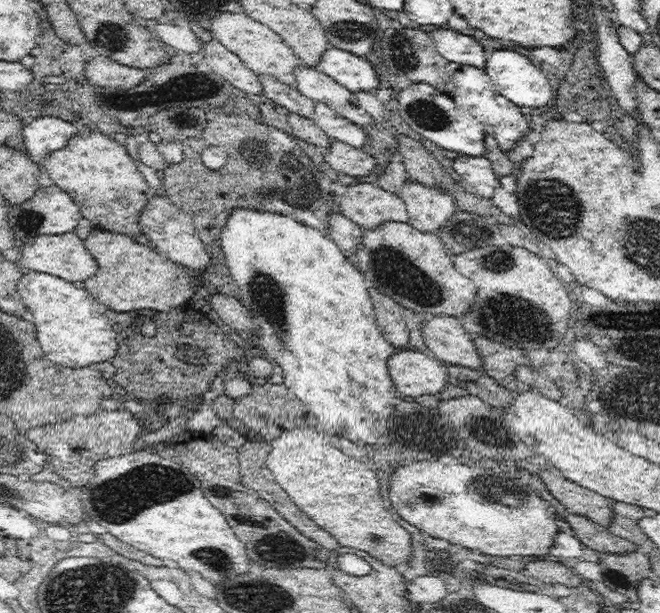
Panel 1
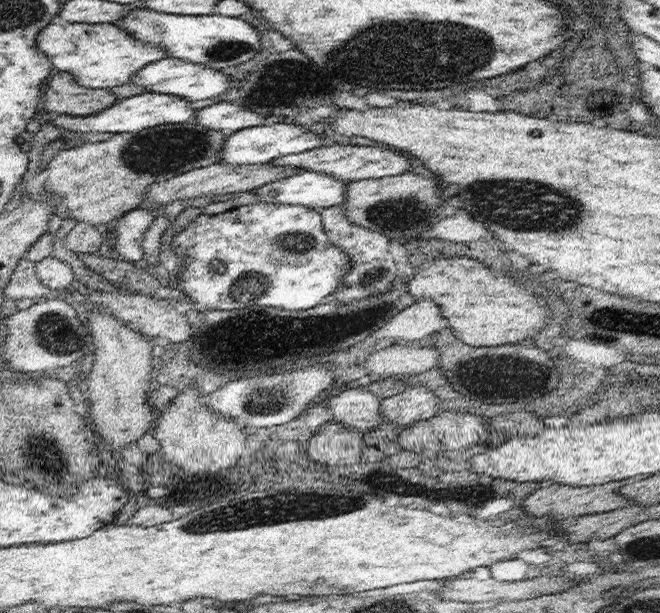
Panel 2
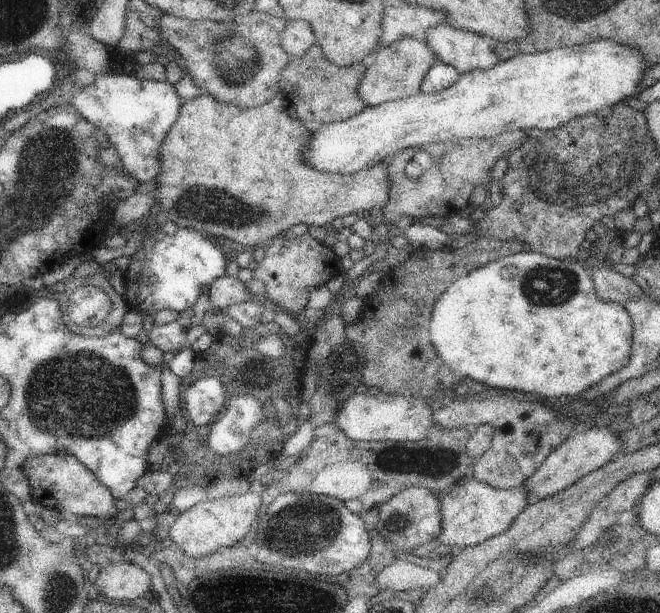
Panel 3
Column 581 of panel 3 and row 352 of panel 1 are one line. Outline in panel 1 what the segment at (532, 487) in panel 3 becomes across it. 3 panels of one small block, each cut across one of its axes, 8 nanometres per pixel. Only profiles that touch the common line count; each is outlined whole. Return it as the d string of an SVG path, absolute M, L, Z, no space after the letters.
M428 316L422 322L422 338L426 352L434 354L436 360L452 366L474 368L482 372L482 362L468 330L456 316Z

